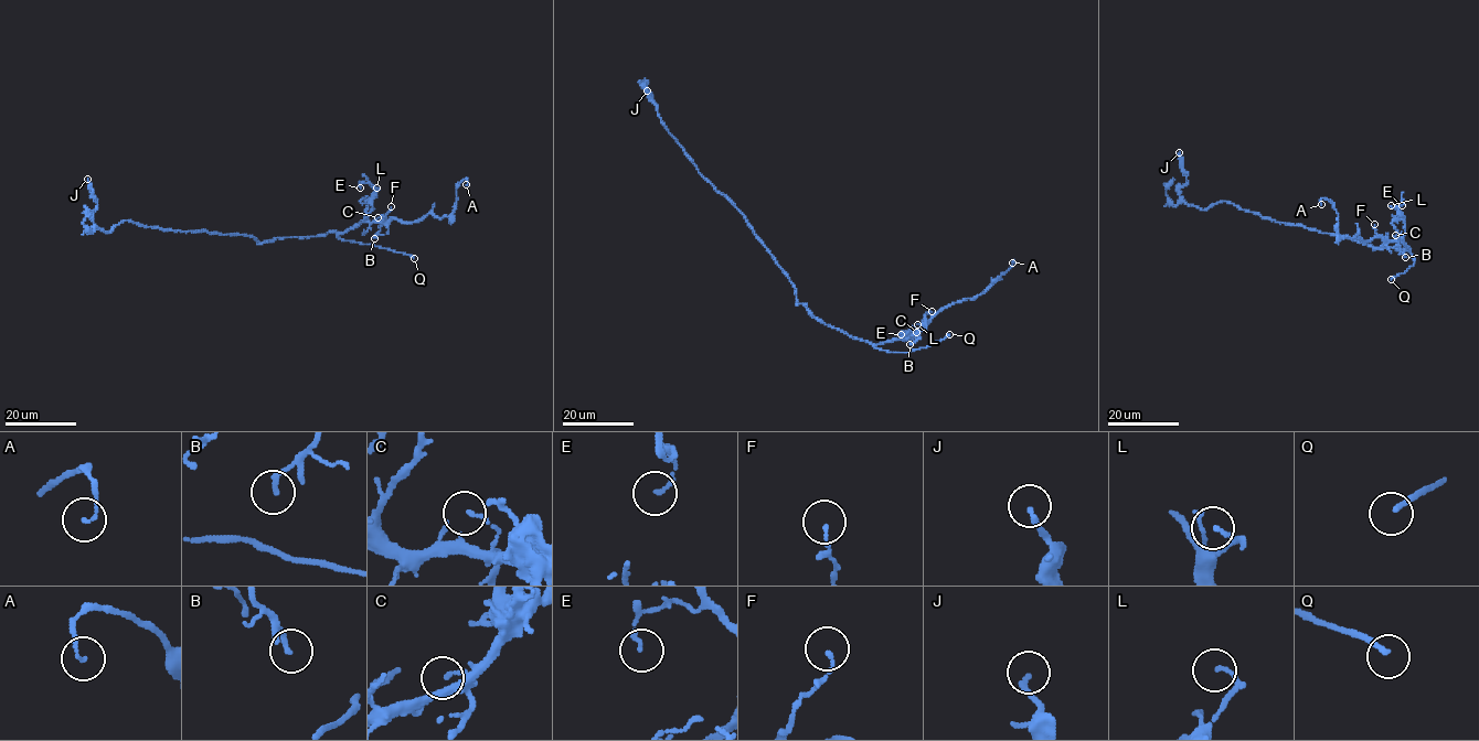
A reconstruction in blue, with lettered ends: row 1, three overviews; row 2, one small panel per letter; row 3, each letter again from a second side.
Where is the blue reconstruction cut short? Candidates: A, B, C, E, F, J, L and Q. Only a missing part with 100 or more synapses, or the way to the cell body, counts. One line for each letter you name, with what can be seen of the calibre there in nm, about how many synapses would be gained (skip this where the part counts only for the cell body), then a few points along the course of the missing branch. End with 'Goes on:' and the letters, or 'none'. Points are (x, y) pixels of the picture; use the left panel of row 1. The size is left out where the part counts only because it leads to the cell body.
Q: calibre 170 nm; course (414, 258), (434, 267)
Goes on: Q

